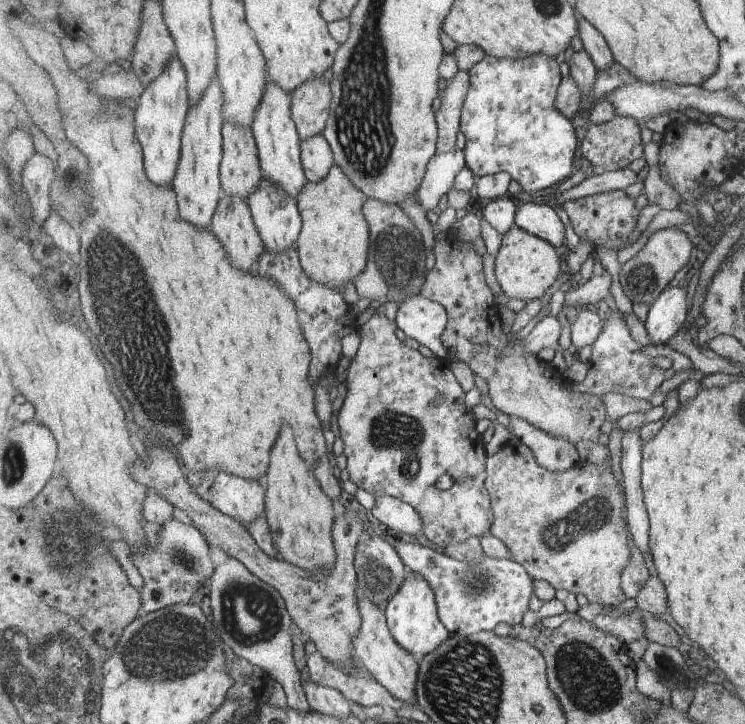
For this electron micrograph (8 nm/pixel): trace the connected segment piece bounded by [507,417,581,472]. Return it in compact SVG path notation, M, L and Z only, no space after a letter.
M510 417L507 428L512 436L531 447L537 462L551 472L565 472L581 463L579 452L573 442L553 437L524 418Z

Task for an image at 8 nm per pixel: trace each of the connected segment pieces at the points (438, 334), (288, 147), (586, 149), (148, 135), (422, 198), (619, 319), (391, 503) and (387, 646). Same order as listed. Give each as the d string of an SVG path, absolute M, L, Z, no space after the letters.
M421 292L416 293L400 305L395 320L406 336L425 345L434 356L448 358L448 348L444 346L442 336L449 325L450 315L443 303L433 301Z
M268 79L266 93L255 112L251 129L258 143L265 180L287 190L291 196L298 197L308 178L302 161L302 139L298 134L294 115L291 114L291 103L292 94Z
M617 116L603 124L590 124L581 142L582 156L594 165L595 174L627 168L633 160L645 156L639 120L633 116Z
M175 56L171 63L165 69L165 72L146 86L138 98L137 110L135 110L135 132L139 138L139 144L143 148L143 166L145 166L145 174L157 182L159 186L172 184L175 174L180 164L182 153L182 134L186 125L186 116L190 109L190 94L188 90L188 78L186 67L183 66L179 56Z
M462 150L437 153L431 158L422 185L415 194L425 212L434 217L443 208L445 194L453 190L455 176L466 164L466 154Z
M623 313L613 314L605 321L605 332L599 336L595 344L592 344L590 367L585 382L573 388L598 397L603 397L611 392L648 400L665 382L665 370L655 366L653 359L649 358L641 347L631 336L631 330L623 318Z
M375 494L374 498L371 518L374 522L385 524L392 535L399 532L413 535L423 533L423 520L413 505L391 494Z
M362 594L358 596L359 610L362 614L362 628L359 634L354 638L354 651L360 663L365 666L399 700L403 702L411 702L418 706L418 696L415 694L417 682L419 679L420 664L415 654L405 650L393 634L391 634L390 626L386 618L386 613L383 614L377 604Z

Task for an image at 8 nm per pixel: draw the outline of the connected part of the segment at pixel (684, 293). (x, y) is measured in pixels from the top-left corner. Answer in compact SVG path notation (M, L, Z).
M694 279L687 288L667 287L650 305L645 323L653 346L669 344L683 328L689 316L693 284Z

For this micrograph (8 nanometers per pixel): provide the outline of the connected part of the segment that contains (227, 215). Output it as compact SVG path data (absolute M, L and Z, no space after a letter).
M223 195L218 212L214 216L213 232L219 234L231 262L239 270L254 271L259 258L265 250L263 236L255 224L250 204L239 196Z

